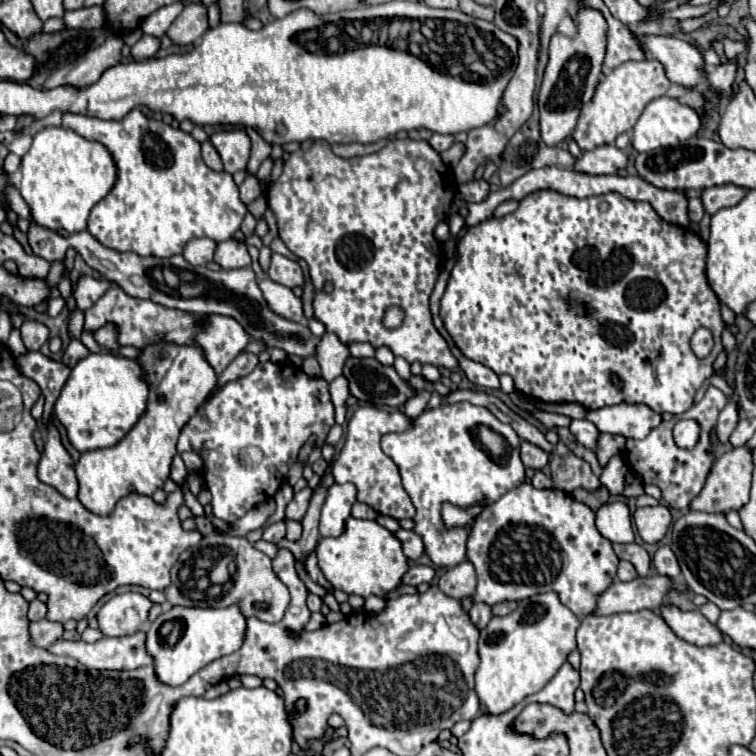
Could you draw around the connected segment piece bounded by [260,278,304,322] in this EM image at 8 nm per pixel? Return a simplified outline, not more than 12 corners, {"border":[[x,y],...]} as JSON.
{"border":[[260,280],[260,290],[276,314],[302,322],[302,300],[286,286]]}

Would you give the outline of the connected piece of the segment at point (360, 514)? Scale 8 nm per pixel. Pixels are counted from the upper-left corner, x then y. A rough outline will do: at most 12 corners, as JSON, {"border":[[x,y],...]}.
{"border":[[356,502],[352,506],[354,518],[376,520],[378,512],[368,504]]}

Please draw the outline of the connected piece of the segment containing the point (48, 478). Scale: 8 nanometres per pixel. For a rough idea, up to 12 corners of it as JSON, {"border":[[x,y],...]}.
{"border":[[54,426],[38,478],[66,498],[78,494],[74,462]]}

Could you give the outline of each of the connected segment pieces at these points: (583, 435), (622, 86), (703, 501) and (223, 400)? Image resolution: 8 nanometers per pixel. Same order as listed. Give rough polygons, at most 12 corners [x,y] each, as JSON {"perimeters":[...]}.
{"perimeters":[[[572,420],[570,432],[594,450],[598,428],[586,420]],[[658,60],[624,62],[574,128],[582,150],[614,144],[668,92]],[[752,452],[722,454],[692,510],[738,512],[748,504]],[[274,362],[184,426],[218,520],[280,488],[326,442],[328,382]]]}

